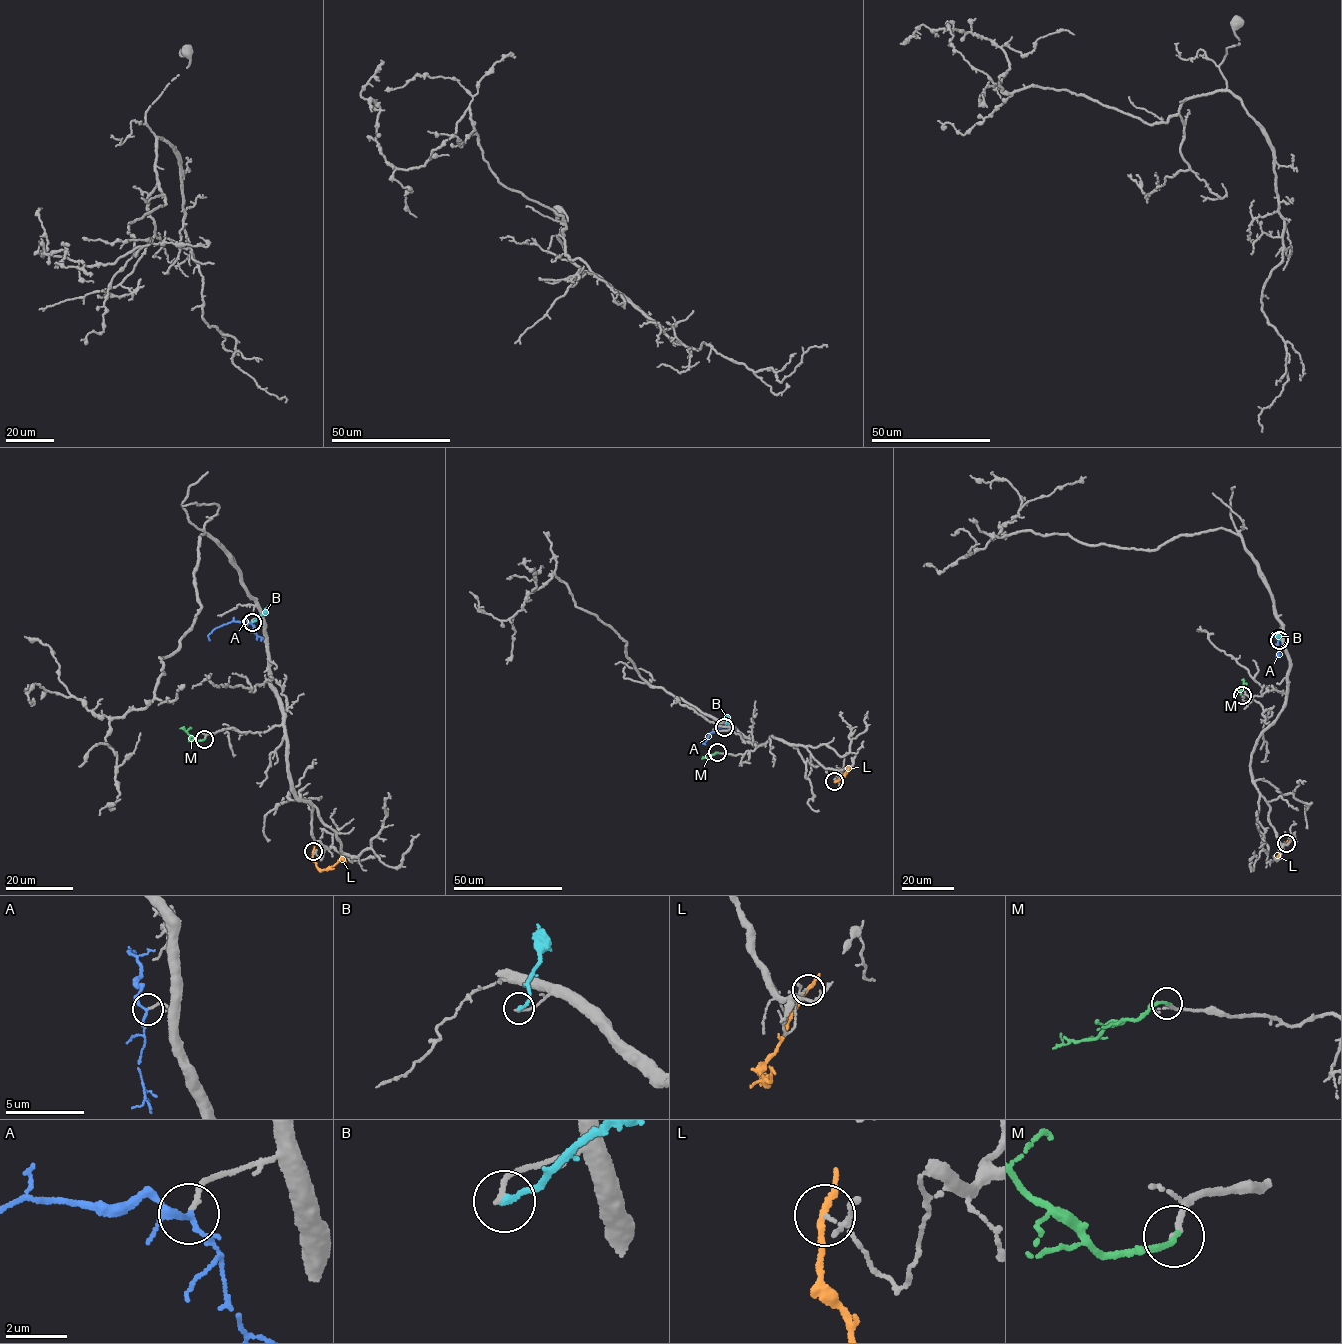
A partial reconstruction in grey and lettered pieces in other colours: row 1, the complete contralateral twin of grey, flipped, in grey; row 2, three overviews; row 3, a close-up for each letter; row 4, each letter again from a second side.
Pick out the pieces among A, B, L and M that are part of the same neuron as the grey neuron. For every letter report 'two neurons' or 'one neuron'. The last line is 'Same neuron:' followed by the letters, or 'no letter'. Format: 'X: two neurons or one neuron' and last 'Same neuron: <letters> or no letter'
A: one neuron
B: two neurons
L: two neurons
M: one neuron
Same neuron: A, M

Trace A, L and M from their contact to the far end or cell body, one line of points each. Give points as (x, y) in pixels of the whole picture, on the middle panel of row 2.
A: (724, 727), (710, 732), (703, 743), (705, 744)
L: (834, 781), (845, 776), (851, 766)
M: (718, 752), (701, 758)

